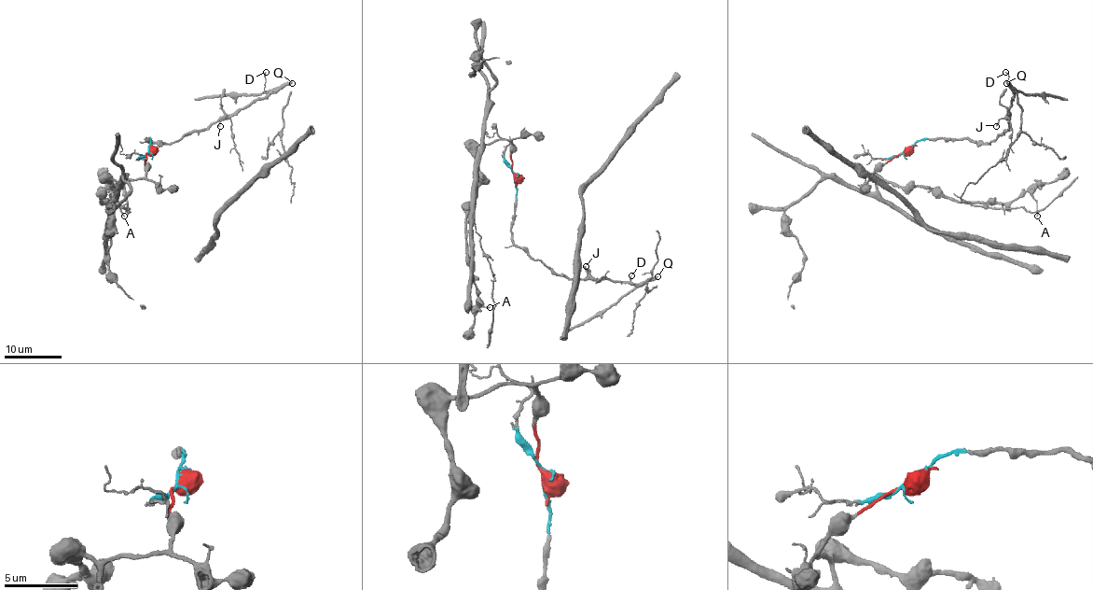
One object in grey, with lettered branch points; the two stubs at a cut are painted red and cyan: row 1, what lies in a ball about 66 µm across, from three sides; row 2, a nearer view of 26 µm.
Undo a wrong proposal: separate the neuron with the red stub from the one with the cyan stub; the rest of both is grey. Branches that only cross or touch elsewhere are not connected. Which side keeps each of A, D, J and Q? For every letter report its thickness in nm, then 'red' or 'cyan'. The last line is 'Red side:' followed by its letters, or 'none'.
A: 120 nm thick; red
D: 90 nm thick; cyan
J: 110 nm thick; cyan
Q: 380 nm thick; cyan
Red side: A

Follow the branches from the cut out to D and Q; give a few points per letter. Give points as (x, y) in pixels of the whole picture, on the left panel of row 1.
D: (148, 148), (151, 142), (145, 139), (173, 143), (261, 100), (267, 94), (265, 72)
Q: (148, 148), (151, 142), (145, 139), (173, 143), (192, 132), (229, 119), (292, 83)

